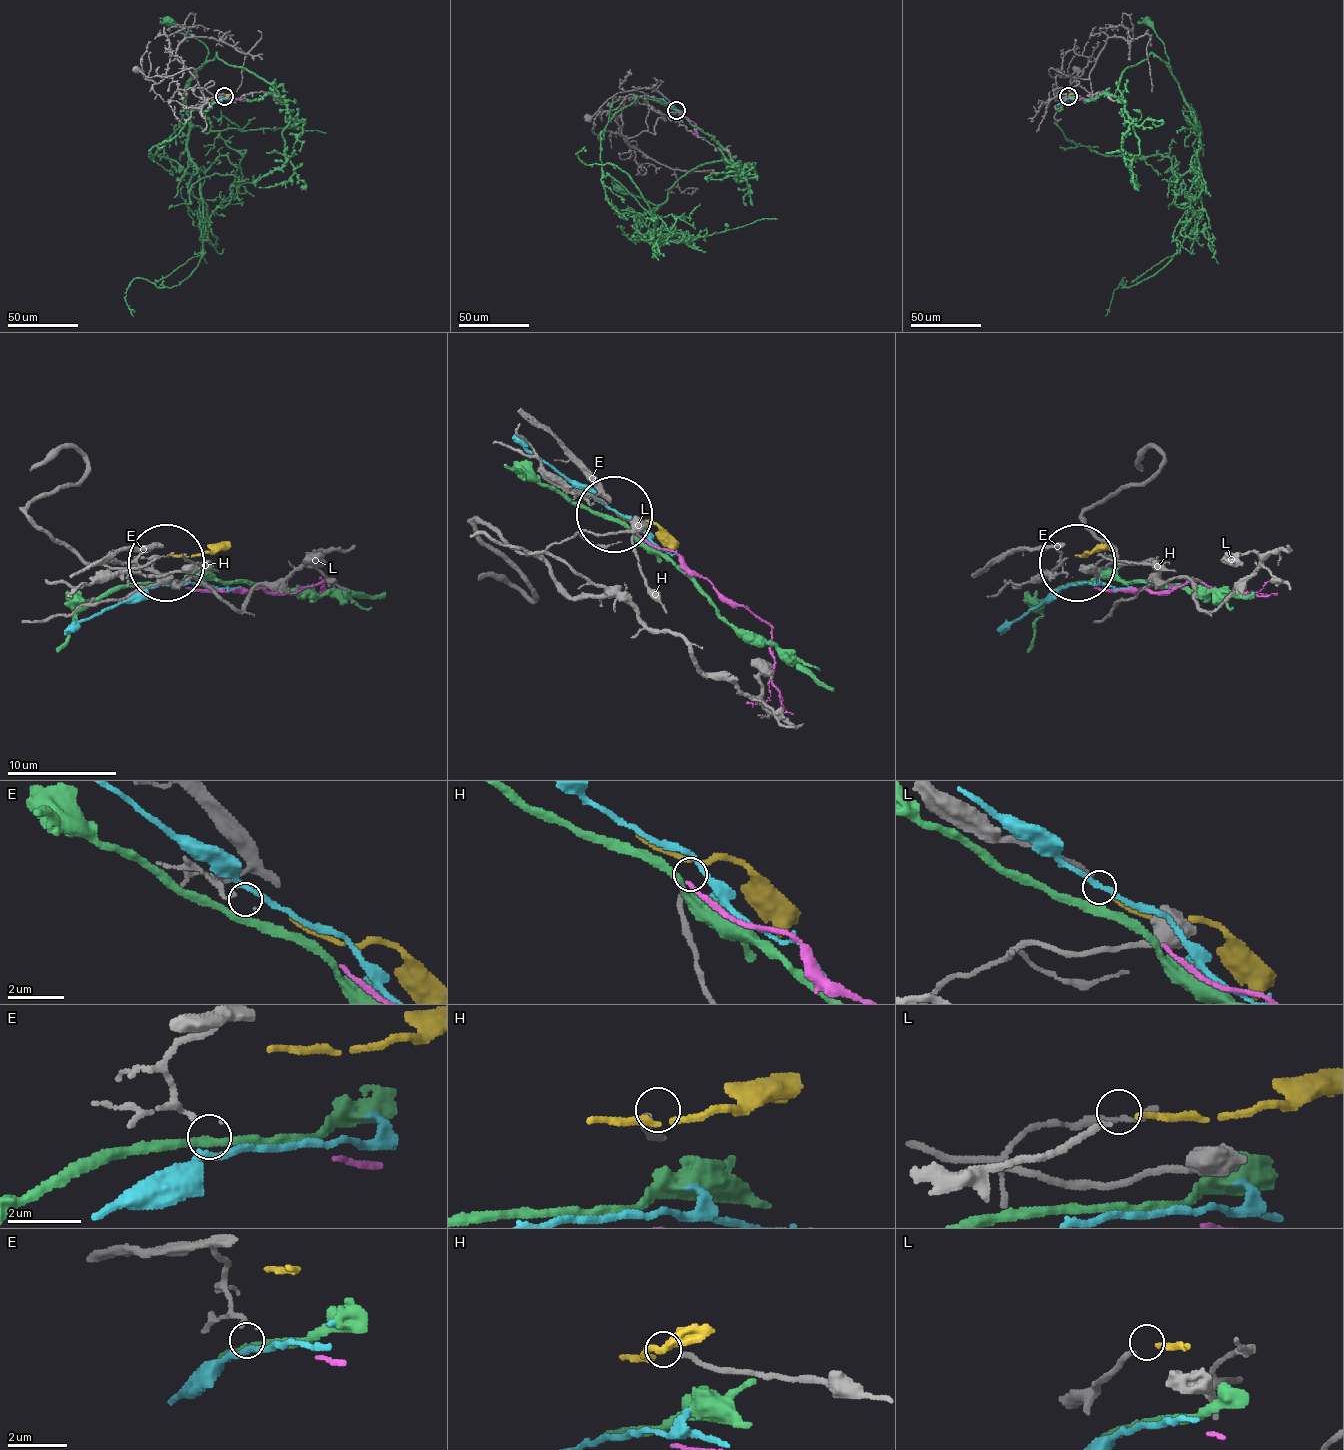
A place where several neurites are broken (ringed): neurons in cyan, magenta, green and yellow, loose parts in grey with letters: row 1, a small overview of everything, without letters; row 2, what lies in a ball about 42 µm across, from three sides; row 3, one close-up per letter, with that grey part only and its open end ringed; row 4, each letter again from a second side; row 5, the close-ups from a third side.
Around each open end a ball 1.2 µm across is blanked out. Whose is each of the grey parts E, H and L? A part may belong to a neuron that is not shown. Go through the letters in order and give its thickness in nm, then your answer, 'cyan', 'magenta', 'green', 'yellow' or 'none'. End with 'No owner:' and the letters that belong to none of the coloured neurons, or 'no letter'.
E: 100 nm | cyan
H: 170 nm | none
L: 160 nm | yellow
No owner: H

